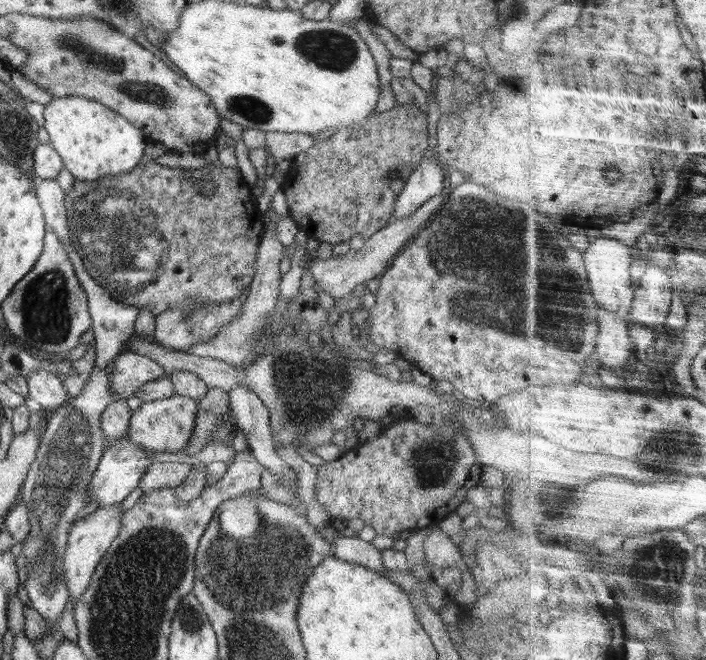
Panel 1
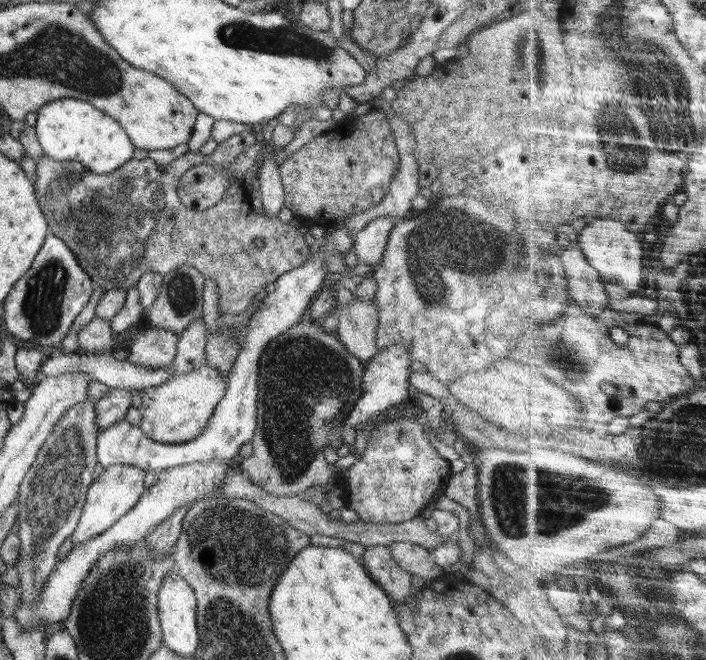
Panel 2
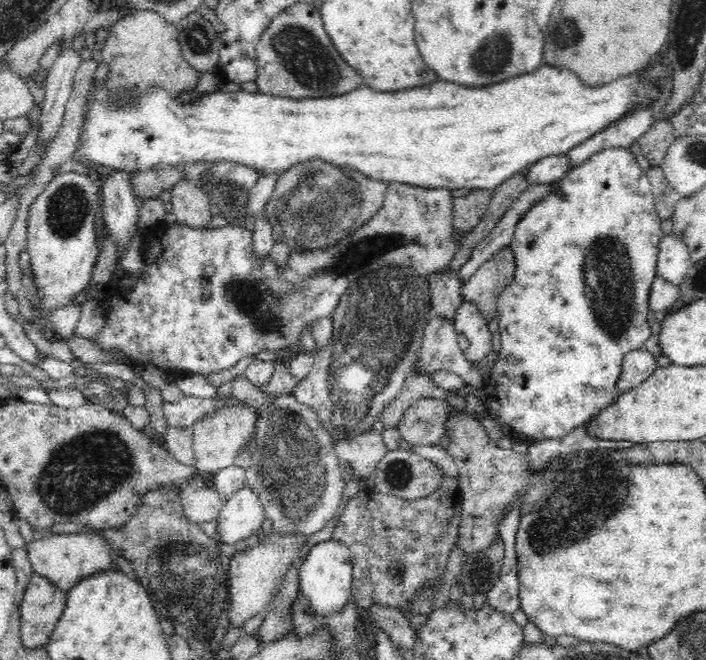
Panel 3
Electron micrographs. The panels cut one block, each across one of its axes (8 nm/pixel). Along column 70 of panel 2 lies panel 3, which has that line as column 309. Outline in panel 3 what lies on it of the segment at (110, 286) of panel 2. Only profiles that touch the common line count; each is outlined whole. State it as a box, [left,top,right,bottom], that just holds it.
[264,159,389,252]

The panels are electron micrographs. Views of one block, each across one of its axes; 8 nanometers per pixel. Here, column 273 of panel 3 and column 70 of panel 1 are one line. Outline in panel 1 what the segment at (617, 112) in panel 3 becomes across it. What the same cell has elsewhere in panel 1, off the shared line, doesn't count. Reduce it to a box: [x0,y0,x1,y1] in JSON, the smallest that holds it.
[43,96,149,181]

